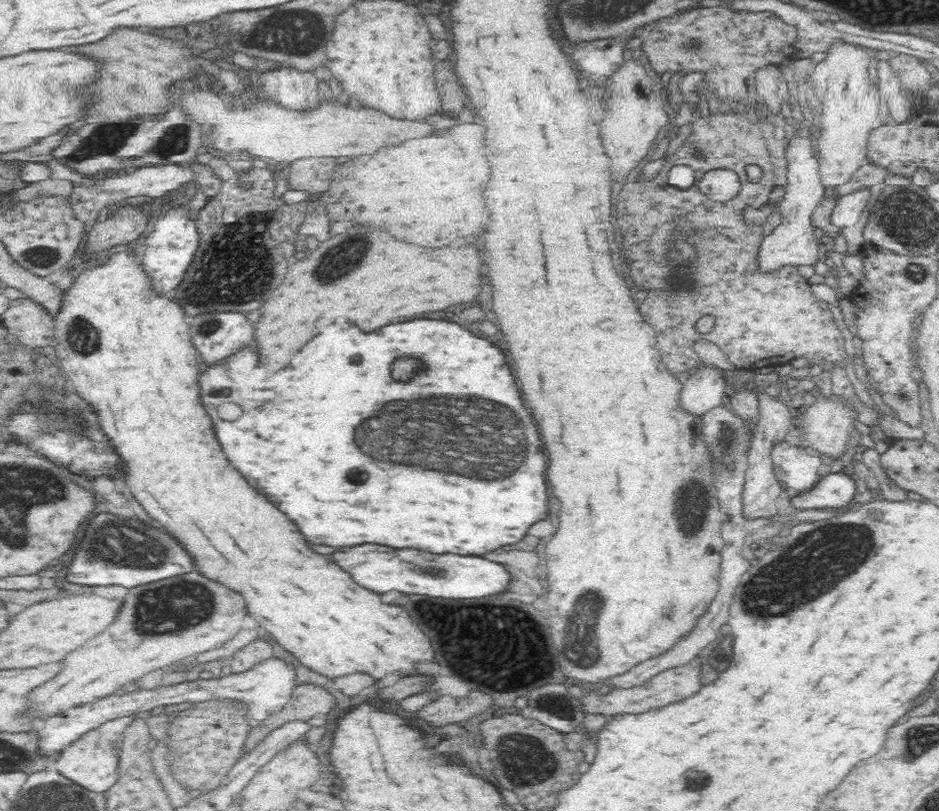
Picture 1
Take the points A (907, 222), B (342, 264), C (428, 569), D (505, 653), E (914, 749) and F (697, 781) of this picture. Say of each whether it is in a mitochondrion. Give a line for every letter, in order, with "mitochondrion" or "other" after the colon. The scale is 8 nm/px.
A: mitochondrion
B: mitochondrion
C: mitochondrion
D: mitochondrion
E: mitochondrion
F: mitochondrion

